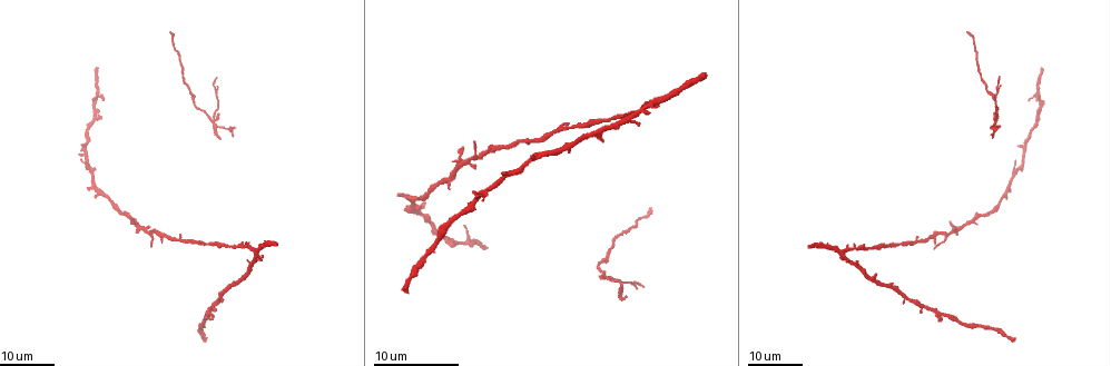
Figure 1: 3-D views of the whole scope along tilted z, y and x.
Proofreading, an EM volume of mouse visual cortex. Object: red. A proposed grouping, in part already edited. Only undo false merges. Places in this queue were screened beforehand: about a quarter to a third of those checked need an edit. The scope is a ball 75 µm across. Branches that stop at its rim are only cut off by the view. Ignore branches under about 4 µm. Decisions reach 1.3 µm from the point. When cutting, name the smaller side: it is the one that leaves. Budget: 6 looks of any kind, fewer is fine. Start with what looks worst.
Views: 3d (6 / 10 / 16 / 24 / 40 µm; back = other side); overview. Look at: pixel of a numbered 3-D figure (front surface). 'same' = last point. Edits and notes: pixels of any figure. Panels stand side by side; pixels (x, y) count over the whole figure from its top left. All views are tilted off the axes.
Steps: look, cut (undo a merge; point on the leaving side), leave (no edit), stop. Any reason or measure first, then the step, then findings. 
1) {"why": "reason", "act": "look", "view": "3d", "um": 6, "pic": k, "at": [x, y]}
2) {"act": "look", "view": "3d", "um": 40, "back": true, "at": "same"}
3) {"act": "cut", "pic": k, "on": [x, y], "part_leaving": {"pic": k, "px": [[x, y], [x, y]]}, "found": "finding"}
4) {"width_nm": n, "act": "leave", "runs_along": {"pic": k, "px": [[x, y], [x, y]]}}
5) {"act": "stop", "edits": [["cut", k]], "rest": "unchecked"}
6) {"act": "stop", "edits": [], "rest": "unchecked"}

{"why": "two arms at a narrow angle", "act": "look", "view": "3d", "um": 16, "pic": 1, "at": [993, 123]}

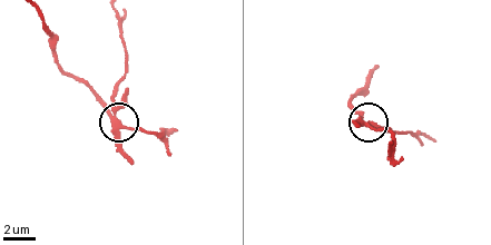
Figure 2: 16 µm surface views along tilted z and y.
{"act": "look", "view": "3d", "um": 6, "pic": 2, "at": [113, 117]}

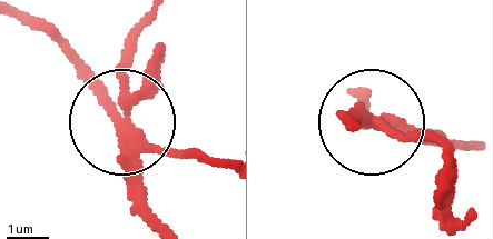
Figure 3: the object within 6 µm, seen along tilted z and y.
{"width_nm": 280, "act": "cut", "pic": 3, "on": [145, 71], "found": "a second neuron is stuck on"}

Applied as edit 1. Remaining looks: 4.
{"why": "four-way junction", "act": "look", "view": "3d", "um": 16, "pic": 1, "at": [259, 251]}

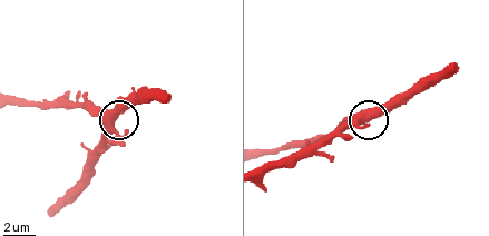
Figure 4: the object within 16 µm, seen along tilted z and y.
{"act": "look", "view": "3d", "um": 10, "pic": 4, "at": [364, 115]}

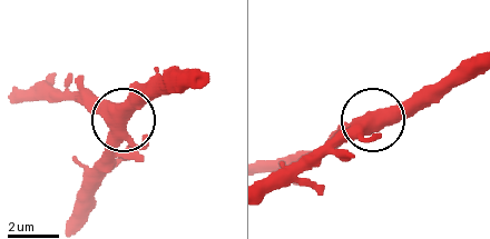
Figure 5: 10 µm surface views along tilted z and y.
{"act": "leave", "found": "continuous, no second neuron"}

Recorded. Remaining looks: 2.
{"act": "stop", "edits": [["cut", 3]], "rest": "unchecked"}

